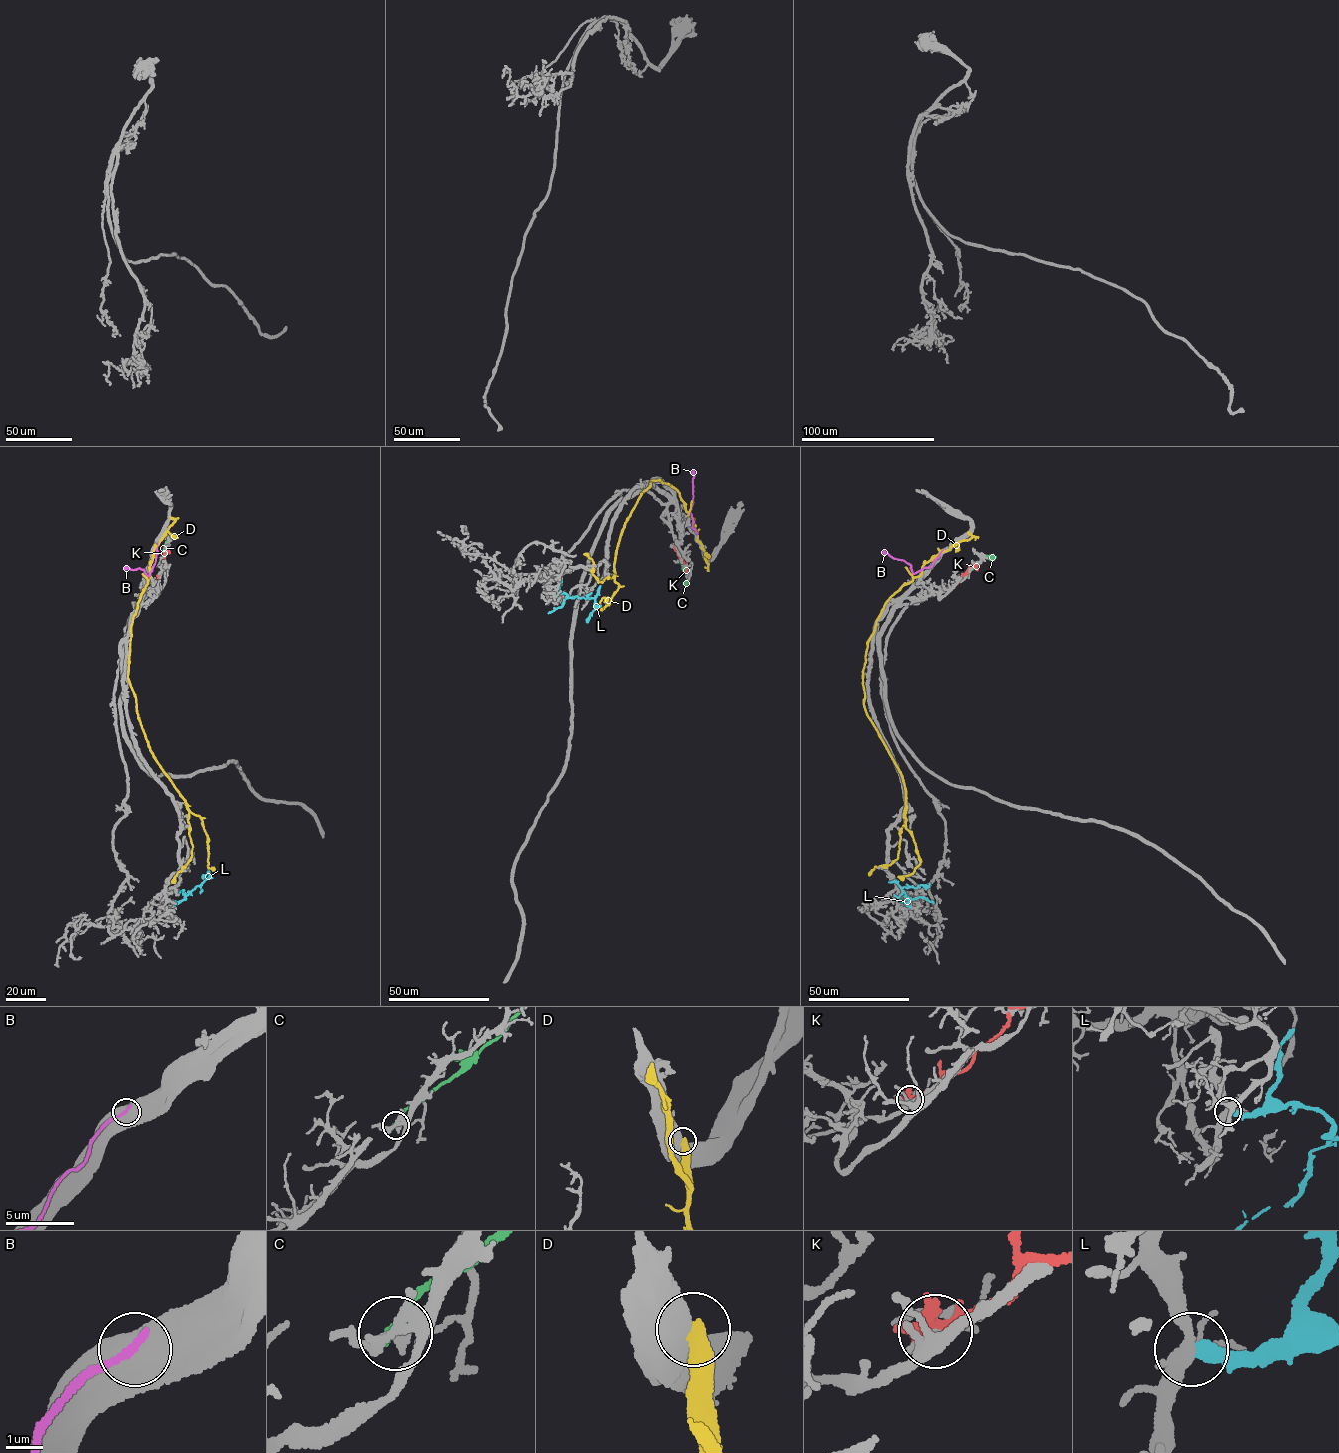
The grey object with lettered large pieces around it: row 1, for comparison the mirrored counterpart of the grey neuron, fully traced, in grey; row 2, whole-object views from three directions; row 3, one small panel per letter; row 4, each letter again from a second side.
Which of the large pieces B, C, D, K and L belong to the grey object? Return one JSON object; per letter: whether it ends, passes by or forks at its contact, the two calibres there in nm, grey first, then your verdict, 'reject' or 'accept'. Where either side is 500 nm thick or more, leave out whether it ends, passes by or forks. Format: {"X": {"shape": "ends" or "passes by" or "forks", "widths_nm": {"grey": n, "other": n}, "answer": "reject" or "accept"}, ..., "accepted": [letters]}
{"B": {"widths_nm": {"grey": 850, "other": 220}, "answer": "reject"}, "C": {"shape": "ends", "widths_nm": {"grey": 170, "other": 280}, "answer": "reject"}, "D": {"widths_nm": {"grey": 850, "other": 460}, "answer": "reject"}, "K": {"widths_nm": {"grey": 170, "other": 700}, "answer": "reject"}, "L": {"shape": "ends", "widths_nm": {"grey": 320, "other": 420}, "answer": "reject"}, "accepted": []}

